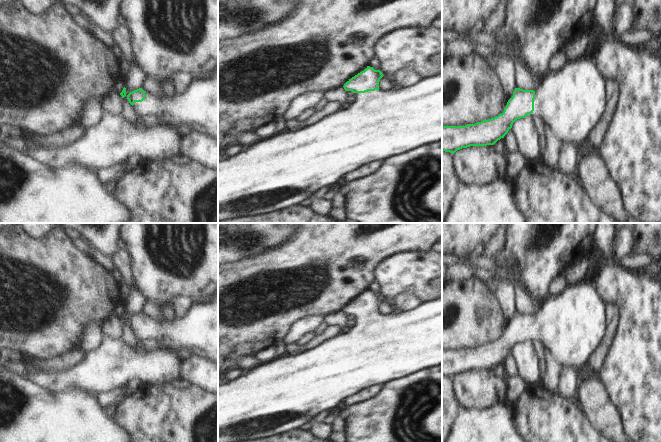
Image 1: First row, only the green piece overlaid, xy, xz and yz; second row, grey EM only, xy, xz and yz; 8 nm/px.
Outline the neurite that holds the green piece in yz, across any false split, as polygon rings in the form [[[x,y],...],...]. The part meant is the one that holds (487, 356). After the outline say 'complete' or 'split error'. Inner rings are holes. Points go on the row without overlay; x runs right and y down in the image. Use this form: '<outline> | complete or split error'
[[[580,281],[568,285],[561,294],[542,301],[534,315],[515,312],[502,338],[475,348],[443,350],[442,375],[454,378],[457,374],[470,370],[494,369],[504,362],[517,343],[526,340],[541,342],[562,366],[572,366],[577,370],[588,364],[605,332],[606,302],[596,286]]] | split error

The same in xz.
[[[373,291],[367,292],[349,303],[344,308],[346,315],[352,315],[355,318],[355,325],[350,328],[348,333],[341,333],[340,335],[327,340],[320,346],[288,355],[286,357],[275,357],[268,363],[261,363],[256,368],[251,369],[246,374],[241,375],[233,381],[224,381],[218,385],[218,442],[239,442],[243,440],[255,440],[274,435],[283,434],[285,432],[300,429],[304,424],[312,422],[315,417],[323,411],[335,409],[337,406],[344,404],[348,397],[358,394],[362,390],[372,387],[374,385],[385,385],[390,381],[396,381],[403,377],[409,377],[414,373],[419,373],[426,369],[432,369],[442,365],[442,297],[422,303],[416,309],[411,311],[404,311],[399,314],[391,313],[385,315],[379,312],[379,305],[384,299],[380,294],[375,294]]] | split error

